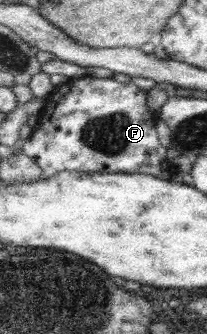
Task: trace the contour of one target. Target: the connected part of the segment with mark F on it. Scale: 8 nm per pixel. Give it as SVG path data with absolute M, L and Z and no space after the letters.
M86 74L69 79L65 87L52 98L45 117L29 139L21 142L17 150L30 156L44 171L45 178L62 171L140 173L168 180L172 176L172 162L168 160L168 148L160 144L156 122L160 116L148 106L148 92L137 88L132 82L120 83L113 78L95 78Z

